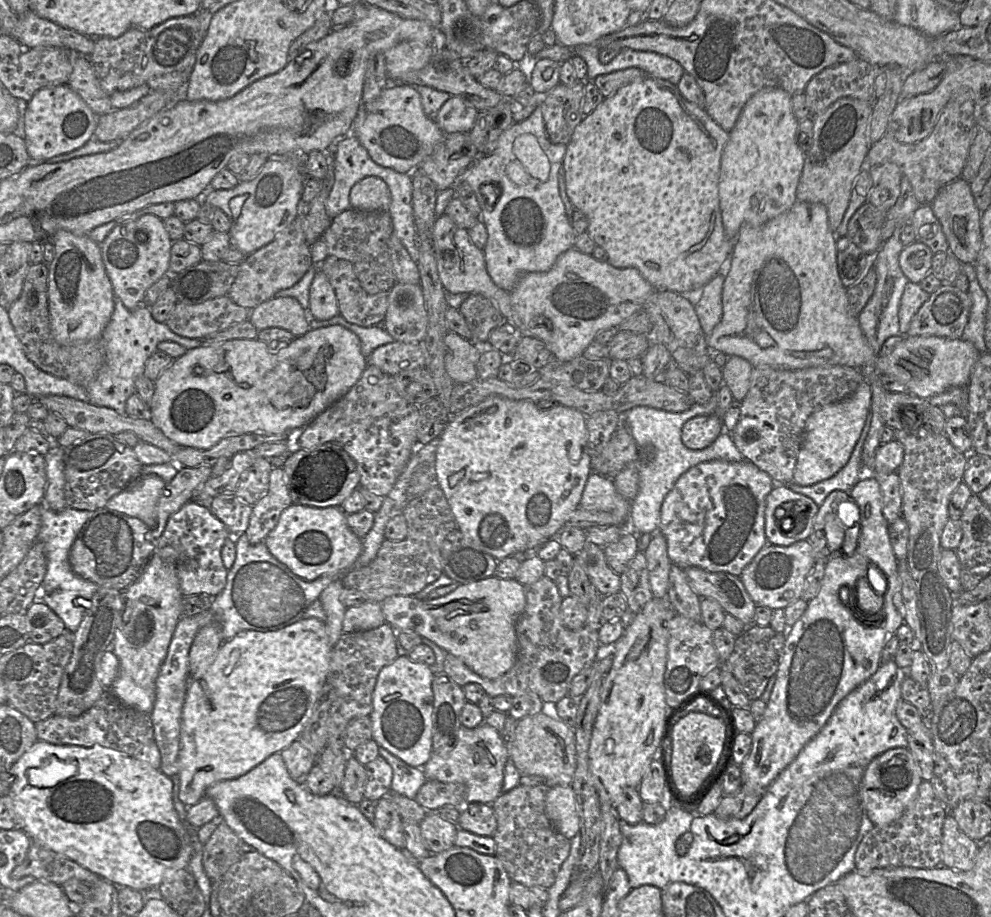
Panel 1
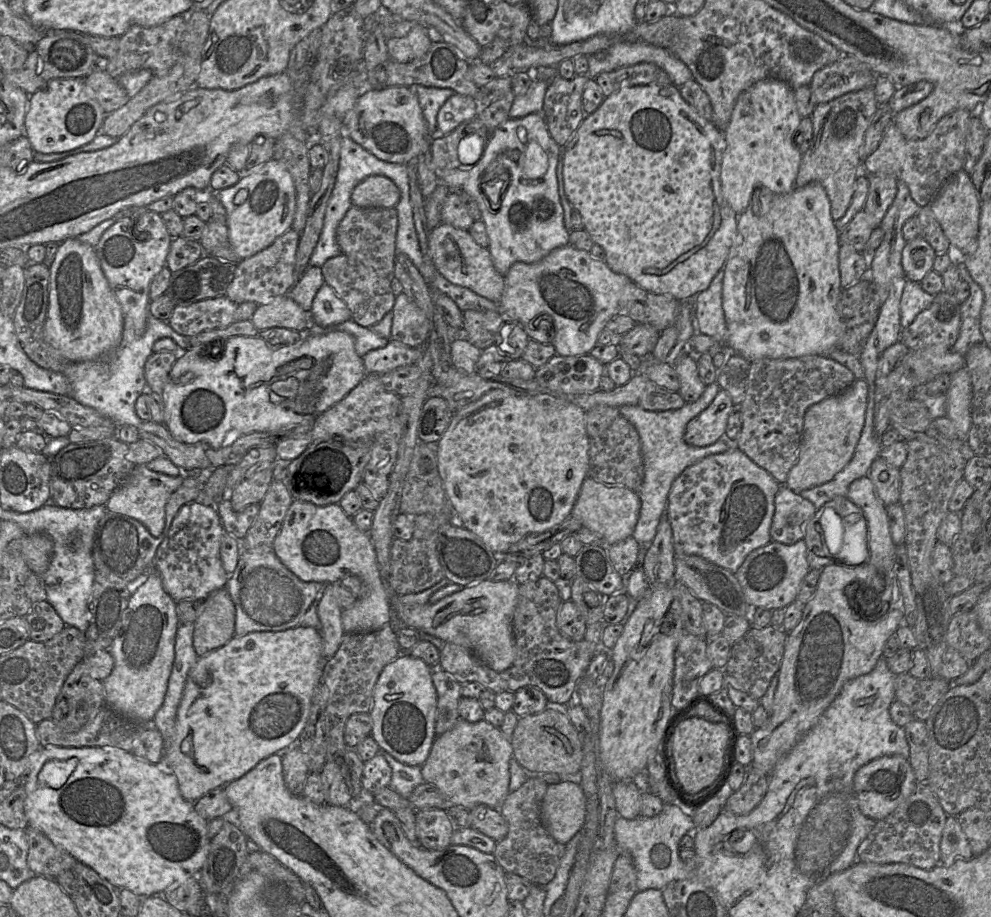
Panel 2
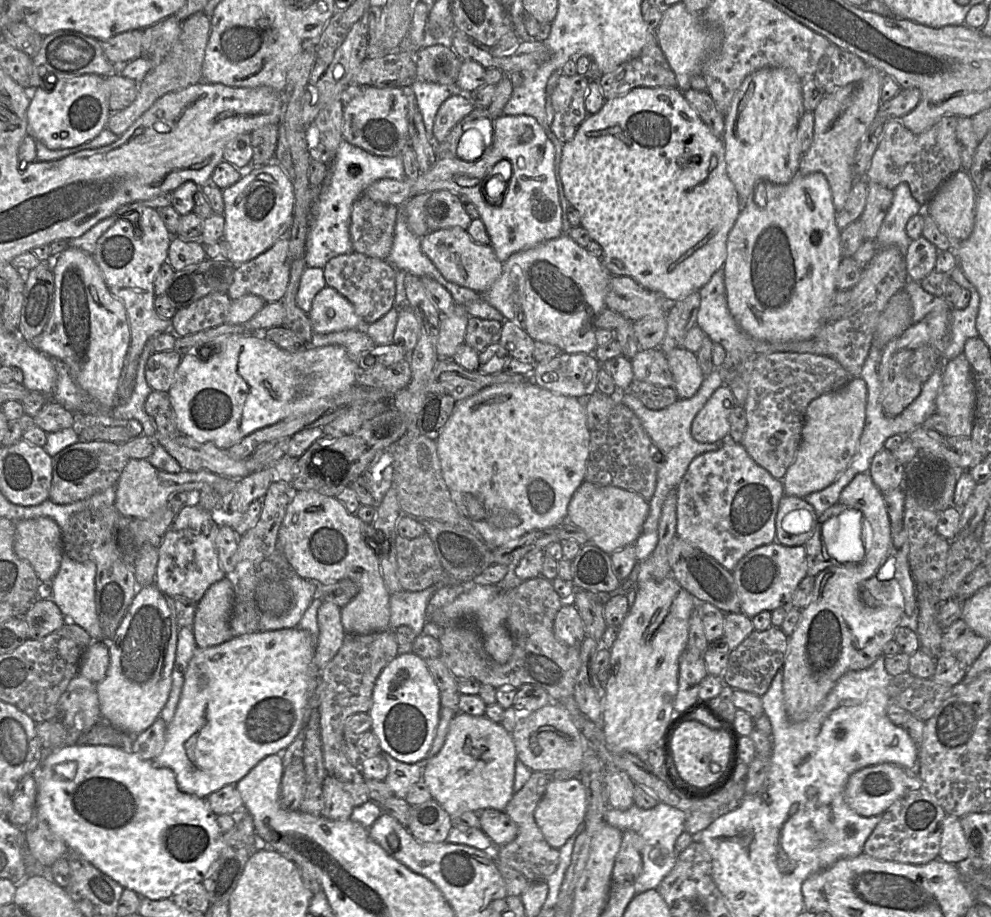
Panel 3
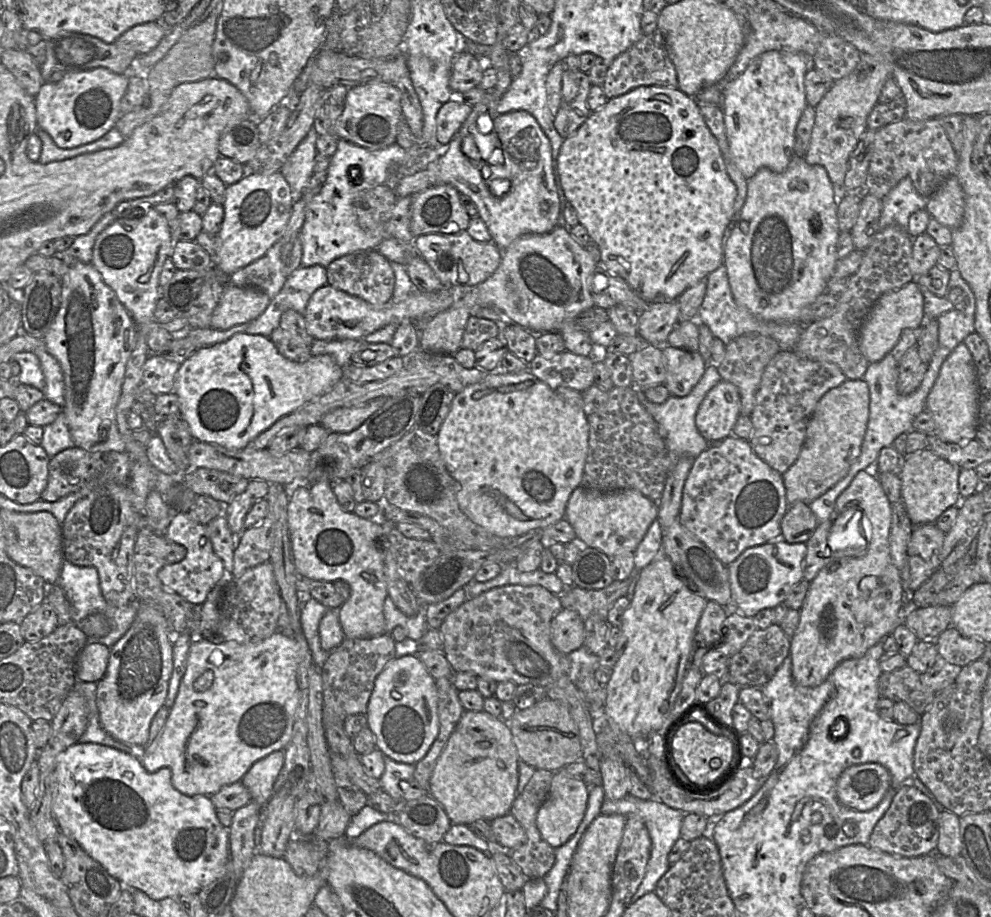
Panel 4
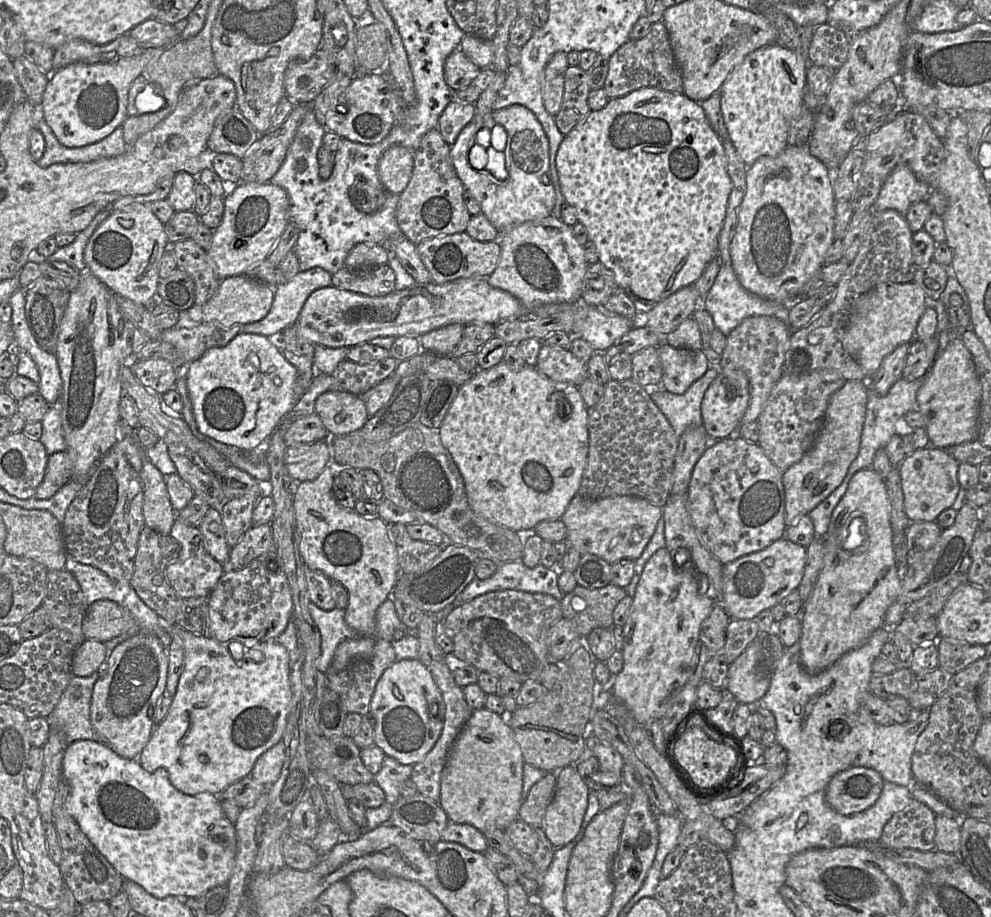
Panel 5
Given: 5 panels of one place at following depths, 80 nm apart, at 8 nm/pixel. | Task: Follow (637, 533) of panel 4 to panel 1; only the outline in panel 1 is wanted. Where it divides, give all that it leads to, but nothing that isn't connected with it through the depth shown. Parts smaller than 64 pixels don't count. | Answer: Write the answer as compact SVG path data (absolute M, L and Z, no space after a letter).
M596 473L588 476L579 506L586 510L611 512L625 522L631 511L631 502L623 498L615 489L613 480Z

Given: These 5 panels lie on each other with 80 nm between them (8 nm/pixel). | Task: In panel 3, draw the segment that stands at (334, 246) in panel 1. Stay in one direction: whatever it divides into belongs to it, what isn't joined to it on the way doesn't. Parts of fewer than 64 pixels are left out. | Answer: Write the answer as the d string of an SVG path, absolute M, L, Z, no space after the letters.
M364 193L352 208L350 238L353 252L388 260L394 241L398 207L376 202Z

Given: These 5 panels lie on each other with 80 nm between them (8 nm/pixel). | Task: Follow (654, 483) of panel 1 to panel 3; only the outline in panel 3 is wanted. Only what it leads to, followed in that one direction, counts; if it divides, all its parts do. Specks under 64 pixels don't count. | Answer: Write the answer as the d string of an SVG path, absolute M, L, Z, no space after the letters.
M715 368L704 378L700 388L693 397L689 399L678 399L670 406L661 410L648 409L632 394L620 392L620 402L632 410L637 416L652 443L662 456L662 460L657 463L657 482L655 492L649 500L649 513L643 523L642 533L635 541L637 561L647 559L657 546L658 525L664 501L672 490L677 490L677 487L686 473L691 461L703 453L718 450L722 445L722 441L700 443L693 439L691 435L691 424L694 417L703 408L715 390L722 384L719 371Z

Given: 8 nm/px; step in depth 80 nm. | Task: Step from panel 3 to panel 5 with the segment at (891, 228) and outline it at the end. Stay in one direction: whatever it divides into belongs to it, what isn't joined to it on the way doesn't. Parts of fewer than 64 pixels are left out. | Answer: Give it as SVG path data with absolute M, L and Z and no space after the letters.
M898 165L886 178L873 209L878 212L893 209L905 216L912 204L927 200L931 190L909 168Z

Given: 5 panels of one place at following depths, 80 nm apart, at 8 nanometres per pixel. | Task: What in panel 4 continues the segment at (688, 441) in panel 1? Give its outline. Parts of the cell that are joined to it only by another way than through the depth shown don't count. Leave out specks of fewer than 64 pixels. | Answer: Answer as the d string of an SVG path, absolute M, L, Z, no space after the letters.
M721 380L705 396L695 416L695 426L709 443L717 443L732 435L741 414L738 388Z

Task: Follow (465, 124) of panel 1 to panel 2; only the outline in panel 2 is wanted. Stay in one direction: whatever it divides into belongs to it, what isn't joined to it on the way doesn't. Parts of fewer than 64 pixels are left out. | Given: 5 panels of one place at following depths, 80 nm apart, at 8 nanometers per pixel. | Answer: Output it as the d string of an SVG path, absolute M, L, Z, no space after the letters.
M454 94L447 99L437 114L437 134L449 134L462 123L473 120L480 108L474 98Z

